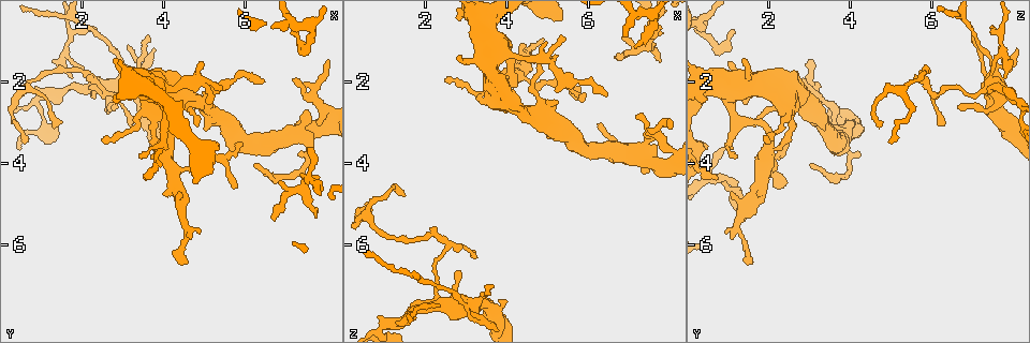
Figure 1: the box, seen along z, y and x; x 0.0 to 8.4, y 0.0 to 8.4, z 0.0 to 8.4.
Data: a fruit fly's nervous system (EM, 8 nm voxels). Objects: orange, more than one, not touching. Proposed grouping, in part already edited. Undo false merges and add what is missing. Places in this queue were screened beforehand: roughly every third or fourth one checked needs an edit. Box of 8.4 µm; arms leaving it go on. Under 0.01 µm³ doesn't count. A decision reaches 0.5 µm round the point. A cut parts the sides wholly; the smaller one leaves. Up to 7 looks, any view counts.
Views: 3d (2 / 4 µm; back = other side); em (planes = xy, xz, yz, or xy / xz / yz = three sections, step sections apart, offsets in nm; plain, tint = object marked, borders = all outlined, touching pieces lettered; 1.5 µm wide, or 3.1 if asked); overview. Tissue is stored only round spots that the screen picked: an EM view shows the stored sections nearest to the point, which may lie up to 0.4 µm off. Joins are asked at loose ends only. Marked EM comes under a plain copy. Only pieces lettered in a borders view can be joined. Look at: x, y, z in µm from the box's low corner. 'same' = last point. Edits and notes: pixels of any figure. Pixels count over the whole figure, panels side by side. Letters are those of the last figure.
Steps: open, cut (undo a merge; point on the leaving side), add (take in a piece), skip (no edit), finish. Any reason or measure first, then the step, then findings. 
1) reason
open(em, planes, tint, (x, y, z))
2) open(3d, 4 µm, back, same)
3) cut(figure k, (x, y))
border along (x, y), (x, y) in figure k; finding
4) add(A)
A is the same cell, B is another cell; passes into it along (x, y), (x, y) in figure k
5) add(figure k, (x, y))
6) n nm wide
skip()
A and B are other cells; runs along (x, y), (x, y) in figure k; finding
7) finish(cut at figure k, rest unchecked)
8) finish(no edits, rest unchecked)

abrupt turn
open(em, planes, borders, (7.45, 1.15, 0.80))

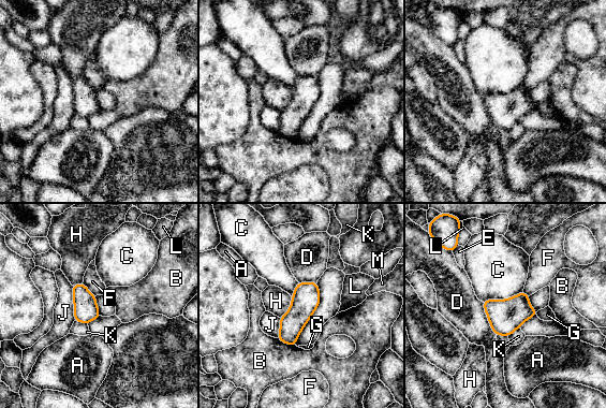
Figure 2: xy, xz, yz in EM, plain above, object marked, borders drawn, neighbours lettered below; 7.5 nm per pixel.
C touches over 320 nm
skip()
A, B, C, D, E, F, G, H, J, K, L and M are other cells; one cell here

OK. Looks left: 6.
free end
open(em, planes, borders, (6.50, 1.95, 2.30))

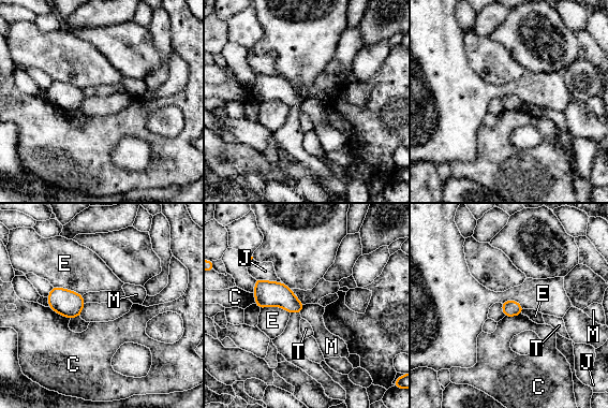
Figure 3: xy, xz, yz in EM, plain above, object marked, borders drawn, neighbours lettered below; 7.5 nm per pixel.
120 nm wide; E touches over 240 nm
skip()
C, E, J, M and T are other cells; no lettered piece goes on from it

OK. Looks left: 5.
thin end
open(3d, 2 µm, (0.60, 3.50, 5.05))

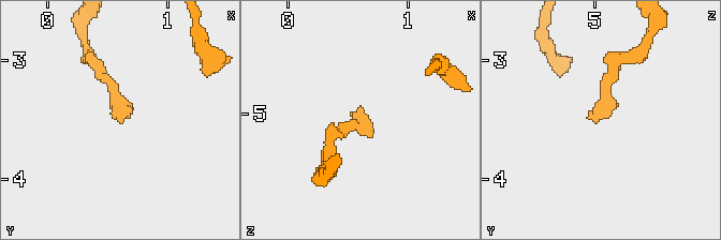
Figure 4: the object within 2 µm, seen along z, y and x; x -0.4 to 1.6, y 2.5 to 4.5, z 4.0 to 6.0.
now the EM
open(em, xz, step 4, borders, (0.60, 3.52, 5.02))

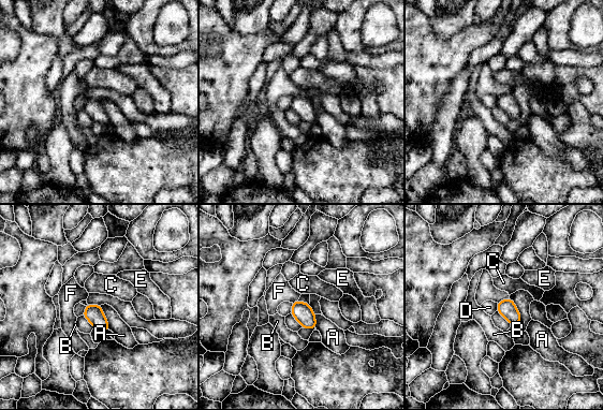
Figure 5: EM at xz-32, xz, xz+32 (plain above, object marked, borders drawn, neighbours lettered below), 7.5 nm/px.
another direction
open(em, planes, borders, same)

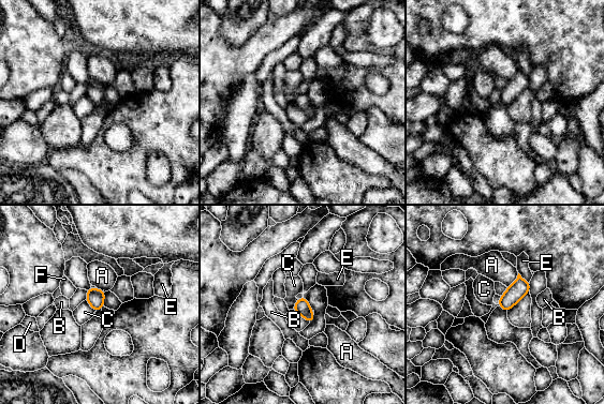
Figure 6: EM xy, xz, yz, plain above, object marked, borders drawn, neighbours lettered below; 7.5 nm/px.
120 nm wide
skip()
A, B, C, D, E and F are other cells; border along (85, 300), (96, 311) in figure 6; no lettered piece goes on from it

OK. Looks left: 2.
finish(no edits, rest unchecked)

